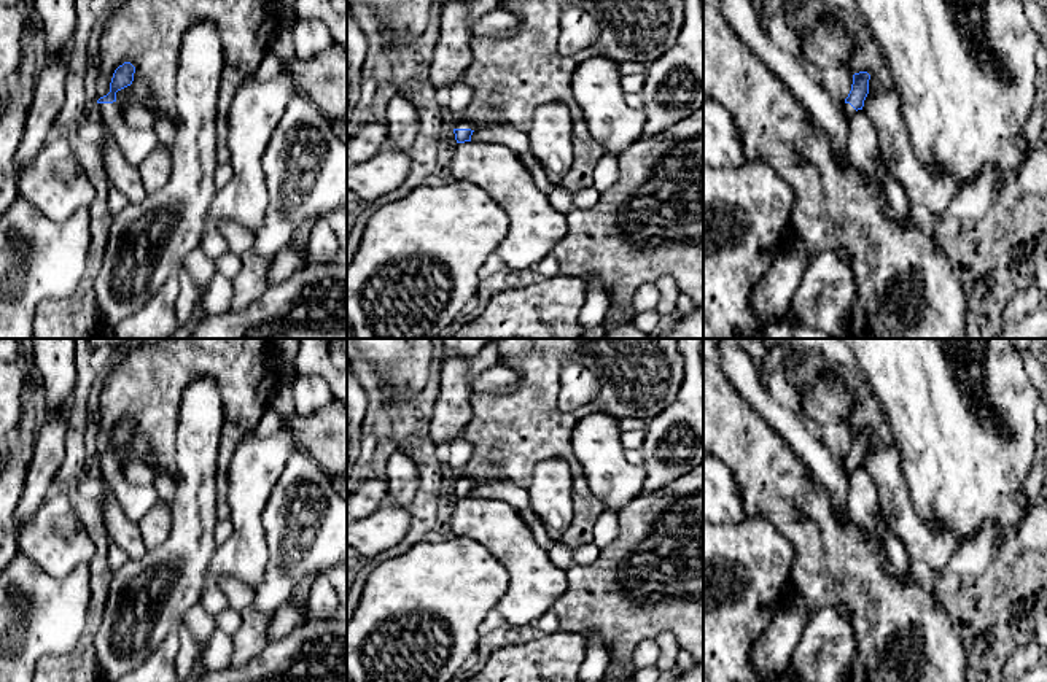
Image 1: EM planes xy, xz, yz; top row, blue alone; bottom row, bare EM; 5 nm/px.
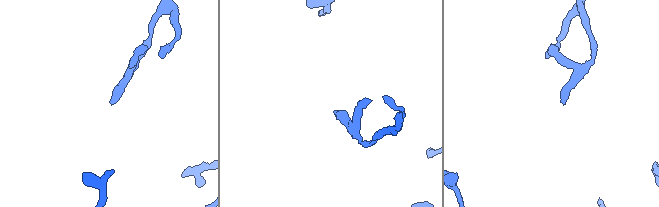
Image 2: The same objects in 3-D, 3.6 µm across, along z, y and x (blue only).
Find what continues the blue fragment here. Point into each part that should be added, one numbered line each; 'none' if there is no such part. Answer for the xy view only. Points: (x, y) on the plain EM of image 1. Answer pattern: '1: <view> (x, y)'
1: xy (136, 501)

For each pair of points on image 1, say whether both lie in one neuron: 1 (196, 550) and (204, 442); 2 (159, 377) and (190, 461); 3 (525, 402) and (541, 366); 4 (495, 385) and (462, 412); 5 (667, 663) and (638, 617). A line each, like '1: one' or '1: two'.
1: one
2: two
3: one
4: two
5: two

